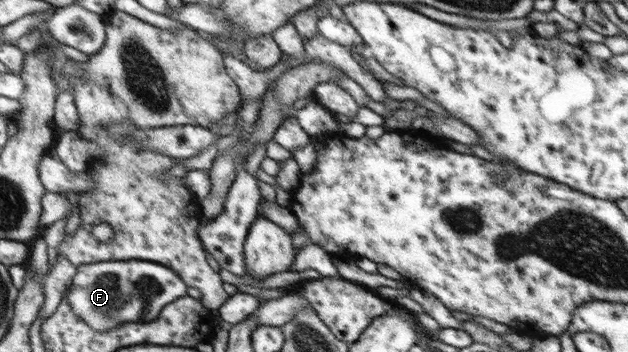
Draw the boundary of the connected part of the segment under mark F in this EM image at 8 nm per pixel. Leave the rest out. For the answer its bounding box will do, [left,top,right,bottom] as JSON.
[64,260,187,332]

